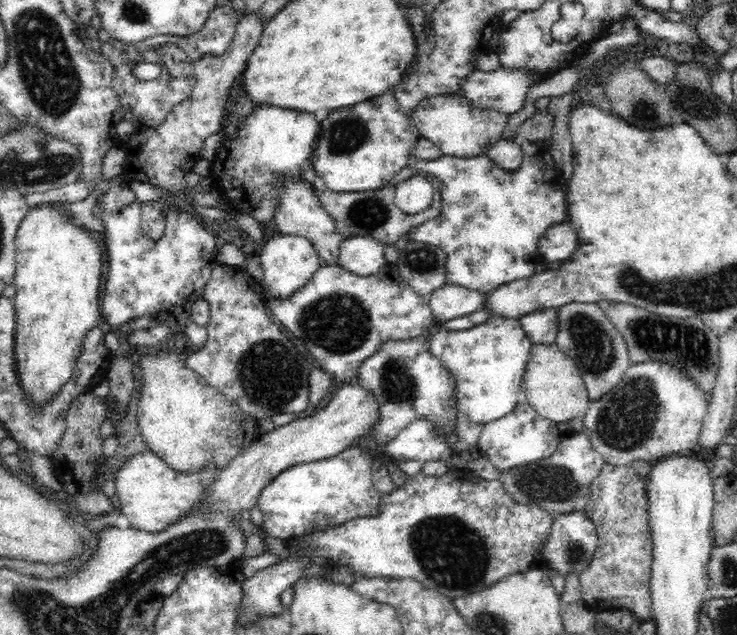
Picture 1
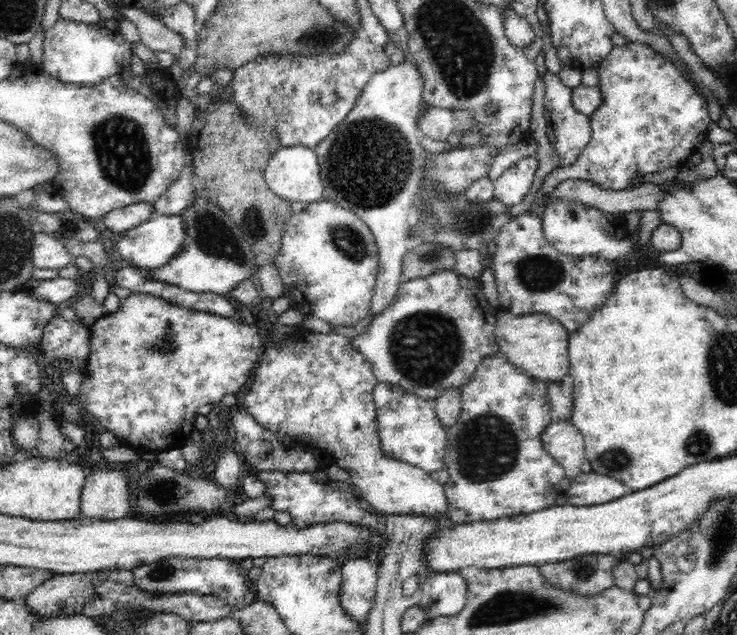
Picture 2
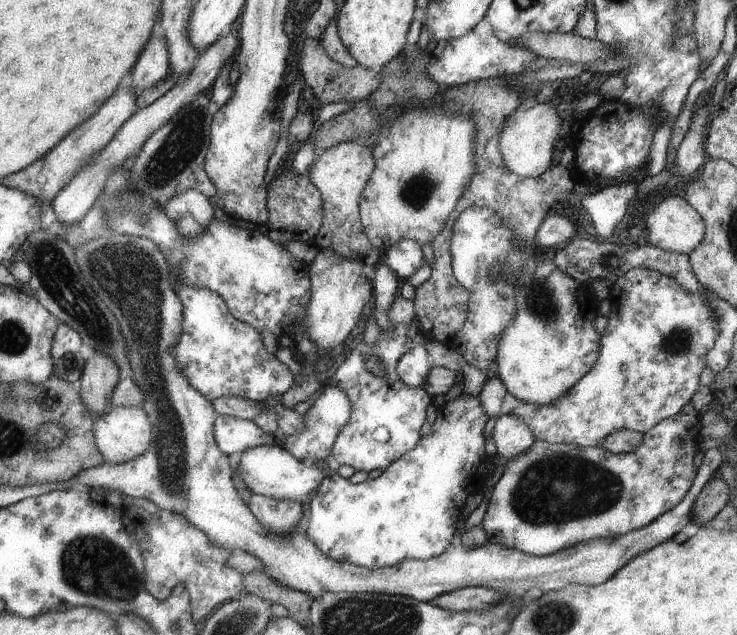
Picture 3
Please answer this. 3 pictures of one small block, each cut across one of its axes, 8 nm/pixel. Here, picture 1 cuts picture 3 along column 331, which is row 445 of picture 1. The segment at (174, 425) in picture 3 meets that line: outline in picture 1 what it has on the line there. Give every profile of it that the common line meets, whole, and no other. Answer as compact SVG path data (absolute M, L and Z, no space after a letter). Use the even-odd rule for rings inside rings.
M580 431L566 432L551 455L510 472L501 472L488 457L475 455L467 462L467 469L482 479L499 480L516 502L535 505L554 517L583 510L591 493L592 481L599 476L604 463L600 453L593 449L588 435Z

